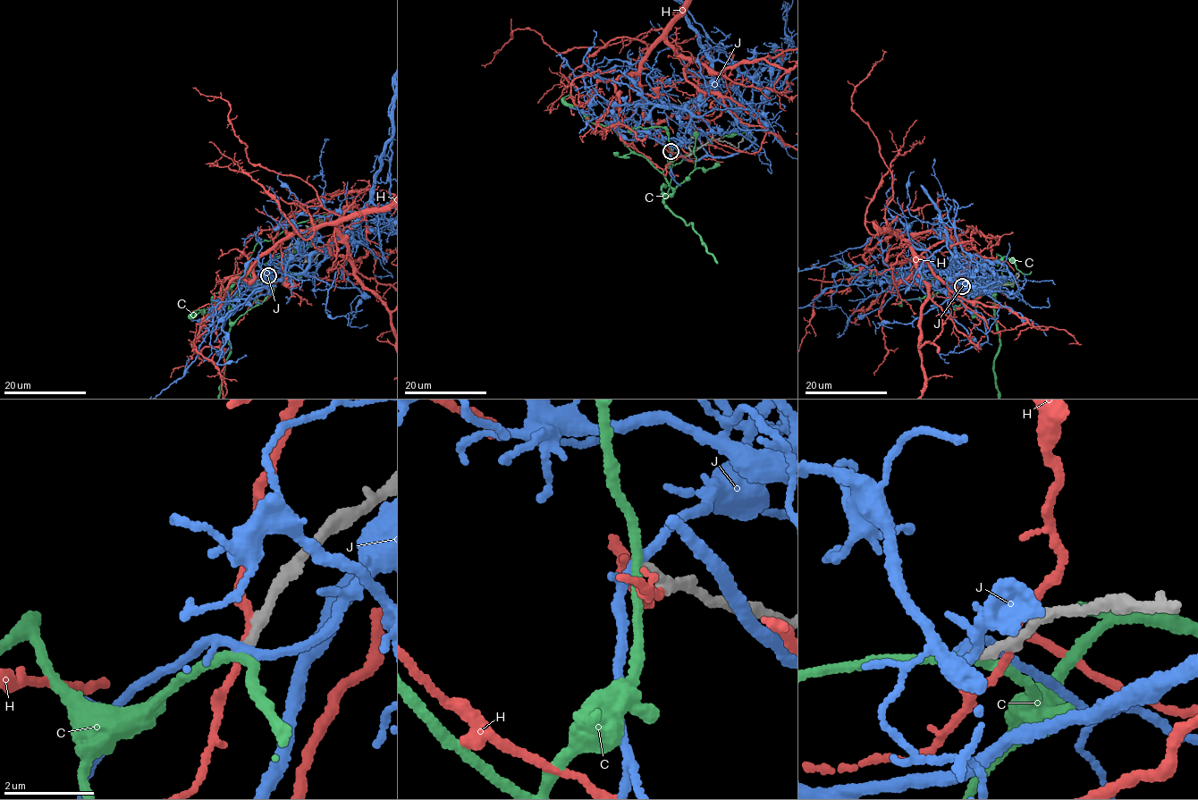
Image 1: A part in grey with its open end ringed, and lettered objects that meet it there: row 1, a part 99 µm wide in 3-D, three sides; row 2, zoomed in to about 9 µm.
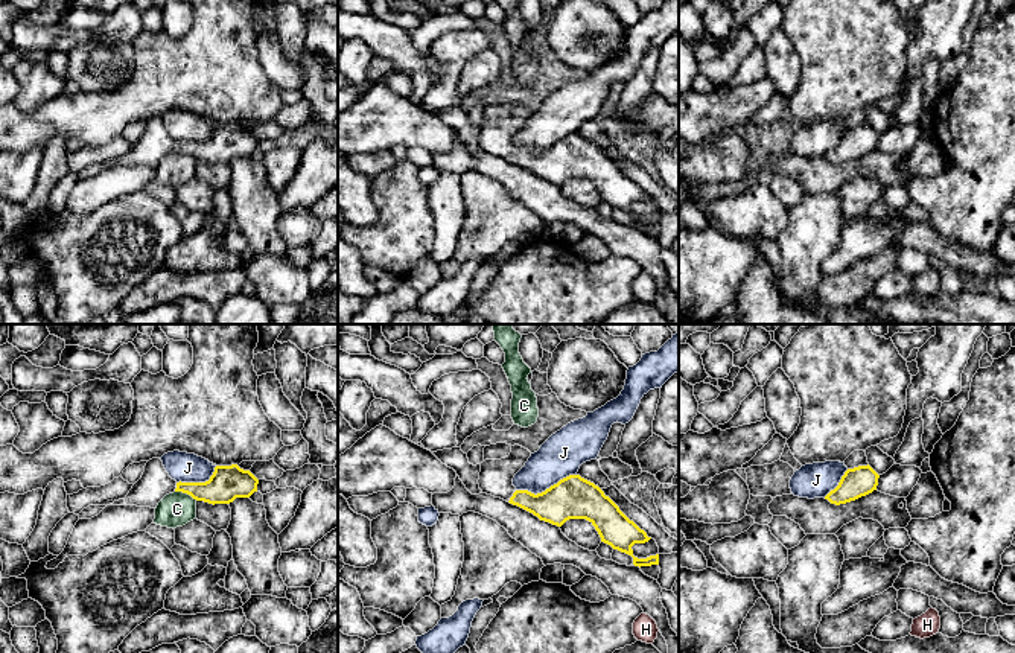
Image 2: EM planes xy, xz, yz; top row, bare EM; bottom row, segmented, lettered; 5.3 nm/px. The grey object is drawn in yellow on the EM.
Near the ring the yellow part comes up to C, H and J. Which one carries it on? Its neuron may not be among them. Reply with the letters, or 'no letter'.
no letter

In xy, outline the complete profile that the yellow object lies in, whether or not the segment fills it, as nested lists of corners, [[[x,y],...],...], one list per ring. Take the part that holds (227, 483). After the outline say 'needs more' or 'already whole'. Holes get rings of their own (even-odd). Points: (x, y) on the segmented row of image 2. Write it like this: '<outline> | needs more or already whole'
[[[160,458],[146,463],[142,478],[125,498],[126,505],[157,508],[169,493],[183,492],[196,501],[208,504],[230,504],[236,498],[250,498],[257,492],[259,479],[237,464],[216,466],[205,483],[177,483],[166,472]]] | needs more

